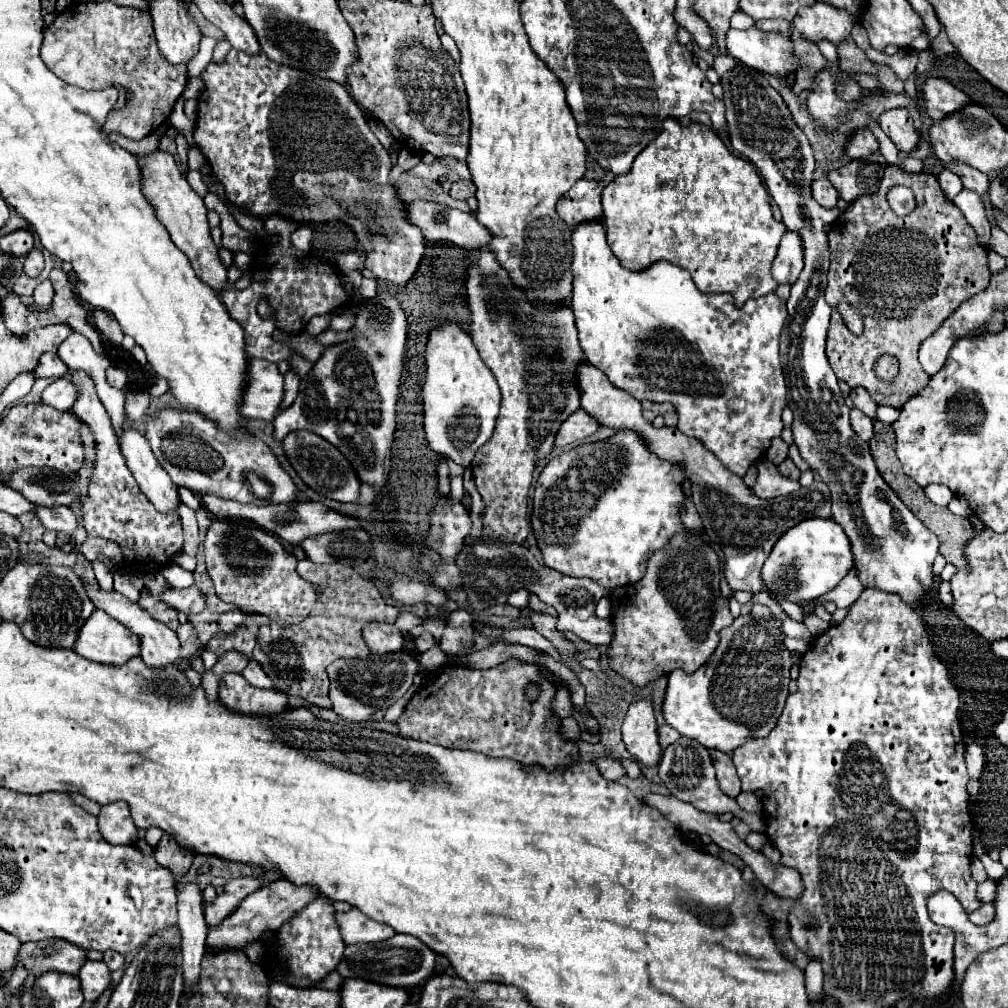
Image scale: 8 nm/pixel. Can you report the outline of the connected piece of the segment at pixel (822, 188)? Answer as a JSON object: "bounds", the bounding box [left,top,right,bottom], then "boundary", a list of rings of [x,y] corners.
{"bounds":[812,178,838,208],"boundary":[[[828,178],[812,182],[812,196],[824,208],[836,208],[838,204],[838,190],[832,186],[832,182],[828,182]]]}

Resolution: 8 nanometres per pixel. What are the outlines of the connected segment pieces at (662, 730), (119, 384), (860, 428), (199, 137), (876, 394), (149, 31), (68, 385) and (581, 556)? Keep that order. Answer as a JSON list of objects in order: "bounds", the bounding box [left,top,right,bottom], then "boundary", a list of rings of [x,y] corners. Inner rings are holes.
[{"bounds":[658,724,680,750],"boundary":[[[668,724],[658,726],[658,736],[660,736],[662,750],[668,748],[668,744],[674,744],[680,738],[680,734],[676,734],[676,730],[672,730],[672,726],[668,726]]]},{"bounds":[106,368,128,390],"boundary":[[[108,368],[106,370],[106,380],[108,380],[108,384],[110,386],[114,386],[114,388],[118,388],[118,390],[122,390],[122,388],[126,388],[126,382],[128,382],[128,376],[126,376],[126,372],[124,370],[120,370],[120,368]]]},{"bounds":[850,408,874,440],"boundary":[[[852,408],[850,410],[850,422],[852,422],[852,428],[854,428],[854,432],[862,438],[862,440],[870,440],[870,436],[872,436],[872,424],[874,424],[874,420],[872,418],[868,418],[866,414],[862,414],[860,410],[856,410],[856,408]]]},{"bounds":[194,48,424,286],"boundary":[[[234,48],[222,64],[210,62],[202,72],[202,80],[206,88],[198,98],[194,142],[208,160],[218,182],[224,186],[226,200],[232,206],[258,218],[280,216],[298,226],[340,220],[356,234],[358,248],[366,256],[364,268],[398,286],[412,278],[424,256],[424,236],[418,226],[408,222],[406,202],[400,198],[398,188],[388,180],[392,170],[388,150],[376,140],[364,112],[344,86],[276,64],[264,54],[250,56]],[[352,150],[356,150],[356,166],[352,166]],[[314,158],[320,158],[318,168],[344,168],[344,180],[350,180],[350,184],[344,184],[344,190],[338,190],[336,184],[324,182],[322,172],[306,170],[314,168]]]},{"bounds":[826,166,990,410],"boundary":[[[888,166],[884,172],[884,178],[880,182],[880,188],[872,196],[860,196],[856,198],[832,224],[832,230],[828,234],[830,238],[830,270],[828,270],[828,288],[826,288],[826,302],[832,308],[832,320],[826,340],[826,356],[836,372],[838,378],[846,380],[850,388],[864,386],[872,400],[876,404],[896,406],[900,410],[912,396],[916,396],[922,388],[928,386],[930,376],[924,374],[920,362],[918,362],[918,348],[924,338],[928,338],[952,310],[958,308],[960,302],[974,296],[976,292],[982,292],[990,282],[990,270],[988,270],[988,252],[978,246],[976,234],[972,226],[966,222],[964,214],[958,210],[954,202],[950,202],[938,180],[928,174],[908,174],[896,166]],[[892,186],[906,186],[914,192],[916,208],[912,214],[900,218],[896,216],[888,202],[886,192]],[[840,300],[848,300],[850,308],[856,310],[864,320],[864,332],[852,334],[842,320],[842,314],[838,312]],[[880,354],[894,354],[900,360],[900,376],[892,386],[884,388],[884,394],[880,392],[880,380],[872,372],[872,364]]]},{"bounds":[40,1,188,140],"boundary":[[[109,1],[72,2],[58,14],[54,24],[44,30],[40,56],[58,78],[72,86],[84,90],[116,86],[128,92],[128,100],[108,114],[104,130],[108,134],[122,134],[130,140],[142,140],[168,120],[188,80],[186,66],[170,66],[160,54],[152,18],[139,9]]]},{"bounds":[40,378,78,410],"boundary":[[[58,378],[42,392],[40,402],[48,404],[48,406],[54,406],[56,410],[70,410],[74,400],[76,400],[76,394],[78,392],[68,378]]]},{"bounds":[532,430,688,592],"boundary":[[[618,430],[612,438],[608,440],[600,440],[600,442],[592,442],[592,444],[582,444],[576,446],[572,450],[562,452],[560,456],[552,458],[544,470],[540,472],[536,490],[534,490],[534,512],[532,512],[532,530],[538,542],[538,548],[544,556],[544,564],[564,576],[572,576],[572,578],[592,578],[594,582],[598,582],[600,586],[604,586],[606,592],[614,592],[622,586],[630,586],[640,582],[640,578],[644,576],[646,564],[650,554],[654,554],[656,550],[662,550],[668,546],[668,542],[672,540],[672,536],[676,534],[688,534],[686,526],[680,520],[680,510],[682,504],[686,500],[682,482],[684,482],[684,470],[680,470],[680,466],[670,466],[670,462],[664,462],[662,458],[656,458],[656,454],[652,454],[652,450],[648,450],[648,446],[644,446],[644,442],[640,442],[640,438],[636,438],[636,434],[632,434],[632,430]]]}]

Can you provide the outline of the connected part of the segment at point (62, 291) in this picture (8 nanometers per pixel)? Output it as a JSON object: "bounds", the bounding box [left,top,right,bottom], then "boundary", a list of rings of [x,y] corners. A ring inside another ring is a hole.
{"bounds":[42,268,102,352],"boundary":[[[54,268],[50,272],[50,280],[54,284],[54,300],[52,300],[52,308],[42,314],[42,326],[66,322],[76,332],[88,336],[90,342],[94,344],[96,352],[102,352],[100,334],[98,334],[96,328],[92,328],[88,324],[88,320],[86,320],[86,308],[80,304],[80,300],[76,298],[72,291],[68,275],[63,270],[56,270]]]}

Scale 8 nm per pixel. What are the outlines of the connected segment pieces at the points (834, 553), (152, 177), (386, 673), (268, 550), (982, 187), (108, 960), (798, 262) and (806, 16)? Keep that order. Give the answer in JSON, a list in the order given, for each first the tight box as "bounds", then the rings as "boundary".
[{"bounds":[762,518,854,604],"boundary":[[[810,518],[800,522],[800,526],[794,526],[784,534],[776,546],[772,548],[768,560],[762,566],[762,582],[764,590],[776,598],[776,600],[790,600],[796,604],[806,604],[828,590],[836,588],[838,582],[852,570],[854,558],[852,548],[848,542],[848,536],[844,534],[844,528],[836,524],[832,518],[820,520]]]},{"bounds":[140,152,228,292],"boundary":[[[154,152],[148,158],[140,160],[140,168],[144,172],[144,194],[148,196],[148,200],[152,202],[152,206],[156,208],[156,214],[160,218],[160,222],[168,228],[172,242],[190,258],[190,264],[196,272],[196,276],[208,284],[212,290],[222,292],[228,284],[228,268],[222,264],[220,256],[218,256],[218,248],[210,236],[210,228],[208,228],[208,218],[206,218],[206,206],[202,196],[198,196],[190,184],[186,182],[184,174],[178,170],[174,158],[168,152]]]},{"bounds":[328,648,448,722],"boundary":[[[440,648],[423,652],[418,660],[414,660],[408,652],[396,652],[396,654],[384,654],[384,656],[370,654],[368,658],[362,658],[362,660],[360,658],[336,660],[328,666],[332,710],[346,722],[382,720],[384,710],[408,692],[416,672],[426,667],[436,670],[446,660],[448,656]]]},{"bounds":[204,518,318,624],"boundary":[[[216,518],[204,538],[206,568],[214,580],[216,594],[224,602],[236,604],[240,610],[258,612],[286,624],[298,624],[308,618],[318,598],[318,586],[304,580],[296,572],[296,556],[288,552],[282,542],[264,528],[250,528],[238,518]]]},{"bounds":[946,164,988,198],"boundary":[[[950,164],[950,166],[946,166],[946,168],[950,168],[954,174],[960,176],[964,188],[974,190],[974,192],[980,194],[982,198],[988,196],[988,176],[986,176],[984,172],[972,168],[972,166],[968,166],[968,164]]]},{"bounds":[104,950,124,972],"boundary":[[[108,950],[108,952],[104,952],[104,964],[106,964],[112,972],[114,972],[114,970],[120,970],[120,968],[124,968],[124,956],[118,954],[118,952]]]},{"bounds":[772,232,802,286],"boundary":[[[786,232],[780,246],[778,246],[778,254],[774,258],[772,264],[772,276],[778,284],[788,284],[792,286],[792,282],[796,282],[798,274],[802,272],[802,242],[798,238],[798,234],[794,232]]]},{"bounds":[792,2,854,46],"boundary":[[[816,2],[814,6],[806,6],[796,14],[792,26],[812,44],[820,40],[828,40],[834,46],[844,42],[850,36],[854,18],[840,8],[826,6],[824,2]]]}]

